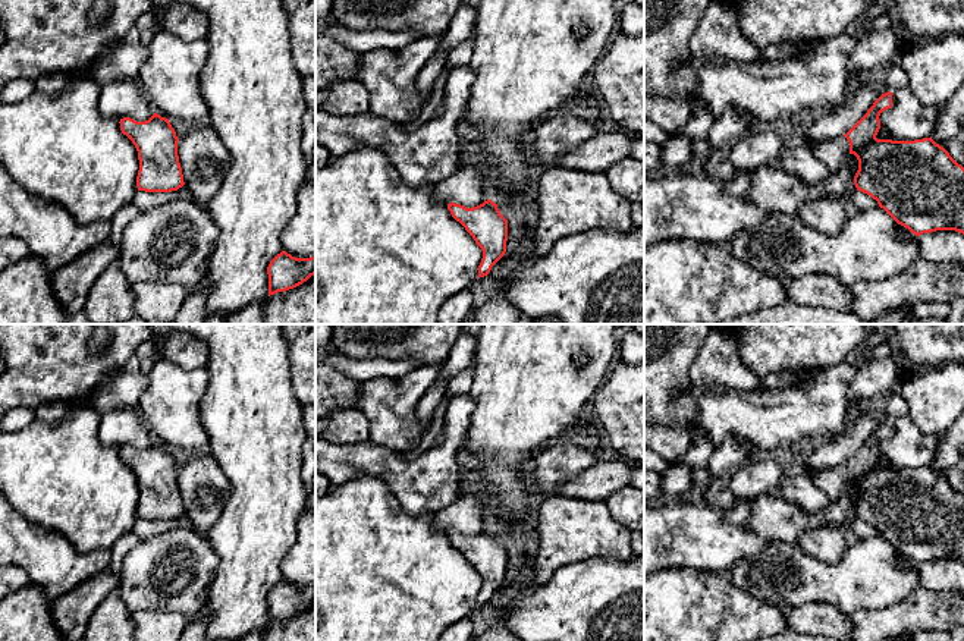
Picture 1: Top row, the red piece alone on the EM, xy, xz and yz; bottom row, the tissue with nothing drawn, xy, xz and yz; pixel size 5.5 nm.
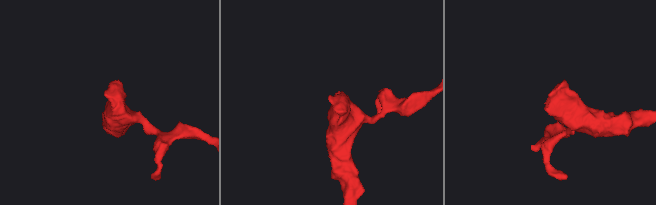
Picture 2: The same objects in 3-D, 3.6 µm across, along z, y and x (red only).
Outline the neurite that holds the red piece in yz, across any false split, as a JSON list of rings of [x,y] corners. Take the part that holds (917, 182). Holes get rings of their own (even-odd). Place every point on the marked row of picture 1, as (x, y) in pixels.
[[[892,92],[882,94],[867,113],[844,135],[808,150],[829,170],[838,170],[848,154],[858,160],[854,176],[857,191],[877,201],[898,224],[916,236],[936,230],[955,230],[964,235],[964,167],[932,136],[914,141],[877,139],[879,116],[892,107]]]

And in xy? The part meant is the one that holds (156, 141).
[[[154,113],[145,122],[123,117],[119,123],[138,151],[138,191],[172,192],[185,185],[178,155],[179,138],[169,119]]]

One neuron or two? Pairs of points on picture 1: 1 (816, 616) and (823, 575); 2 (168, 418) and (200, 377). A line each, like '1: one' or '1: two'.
1: two
2: one

